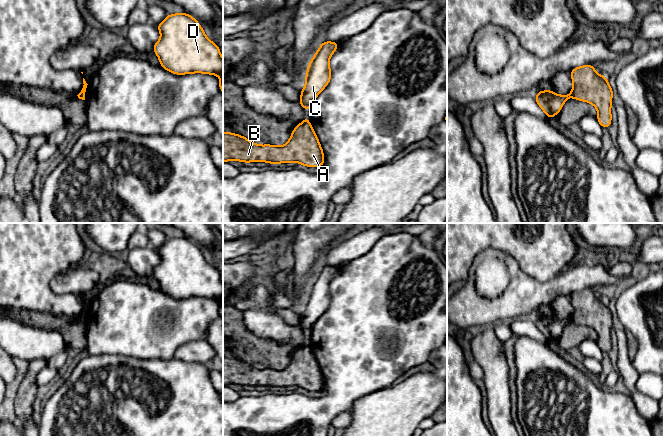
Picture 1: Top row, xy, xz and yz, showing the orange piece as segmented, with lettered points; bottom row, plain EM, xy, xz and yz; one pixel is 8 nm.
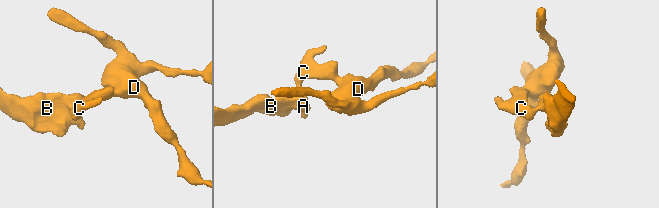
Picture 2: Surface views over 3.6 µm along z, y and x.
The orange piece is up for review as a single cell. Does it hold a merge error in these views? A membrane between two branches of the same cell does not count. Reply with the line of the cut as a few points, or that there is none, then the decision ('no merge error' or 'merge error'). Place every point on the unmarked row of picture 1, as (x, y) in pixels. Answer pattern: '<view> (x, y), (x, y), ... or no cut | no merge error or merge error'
yz (569, 318), (571, 320) | merge error

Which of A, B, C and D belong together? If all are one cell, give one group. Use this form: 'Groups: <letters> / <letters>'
Groups: A B / C D

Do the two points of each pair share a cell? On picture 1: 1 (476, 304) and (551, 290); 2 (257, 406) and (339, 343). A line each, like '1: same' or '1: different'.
1: same
2: same

